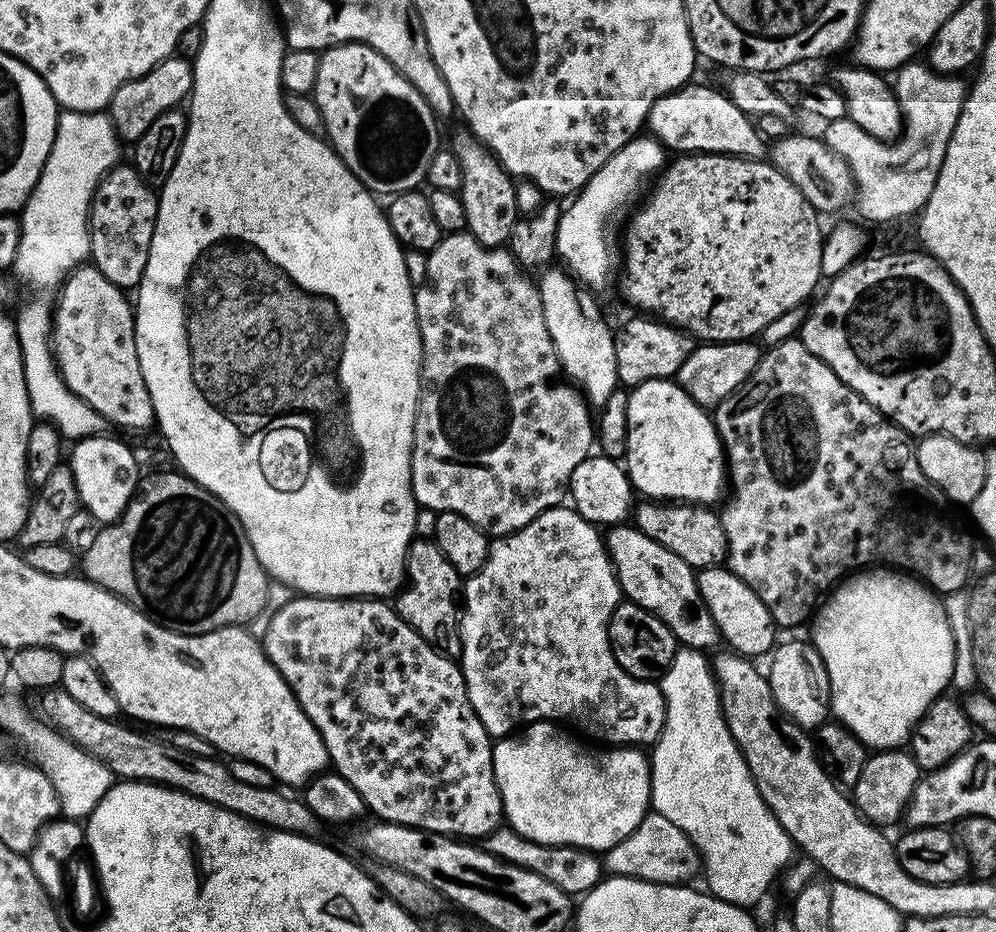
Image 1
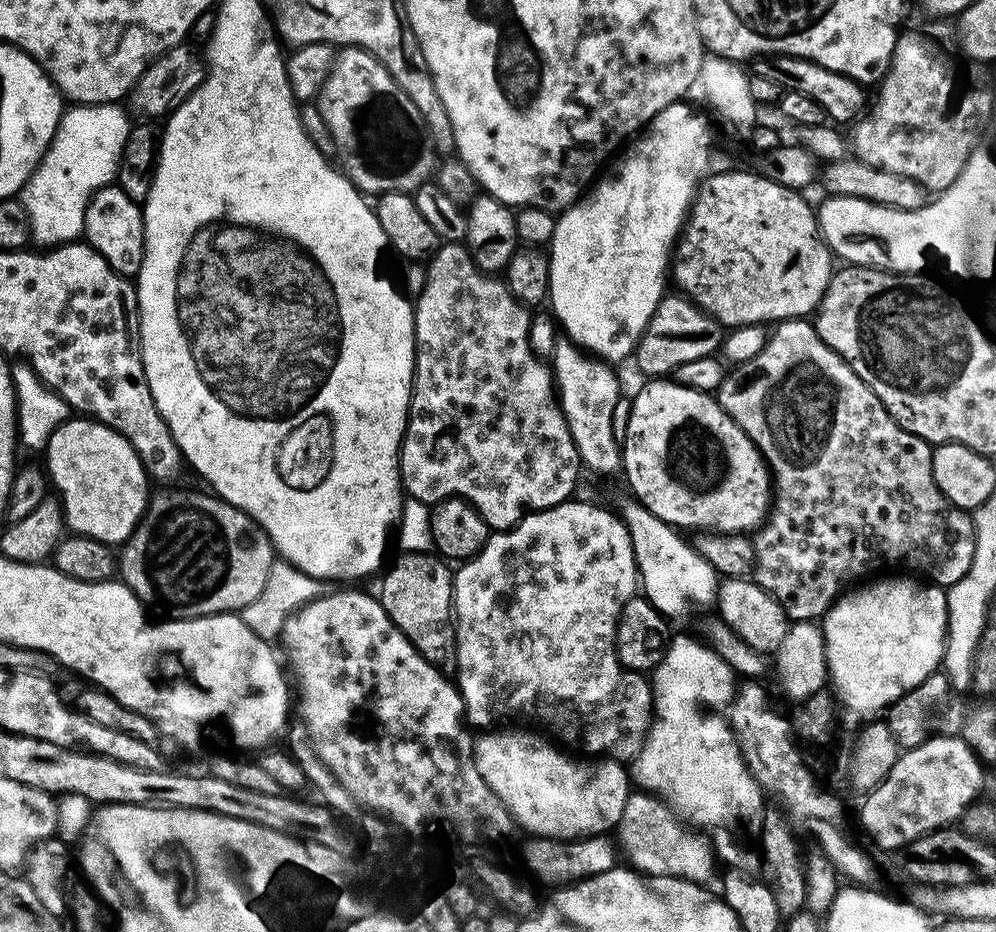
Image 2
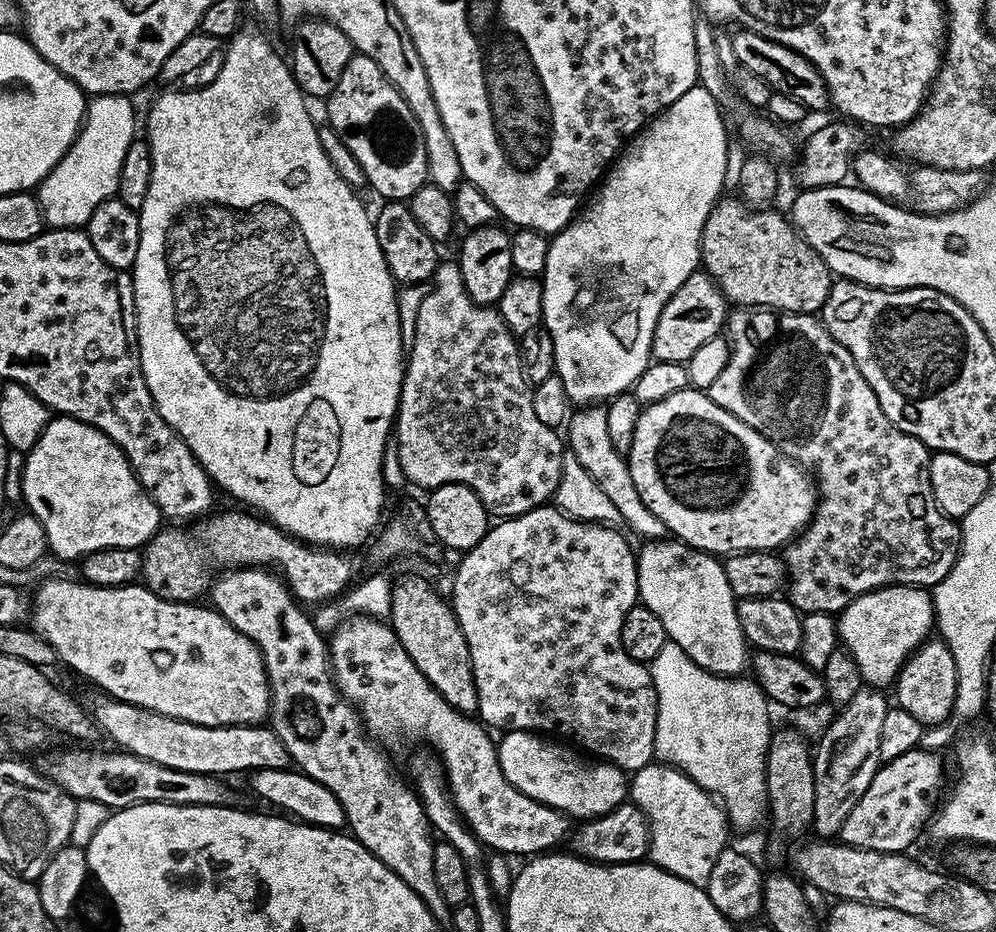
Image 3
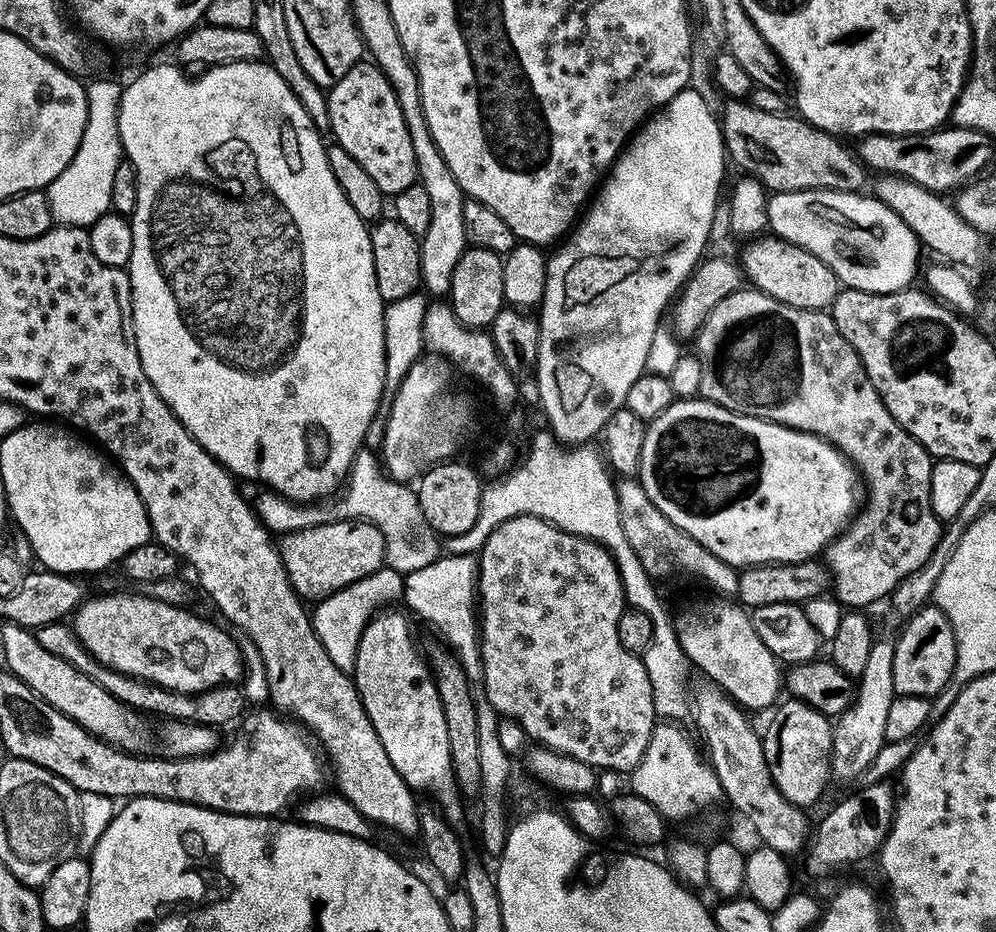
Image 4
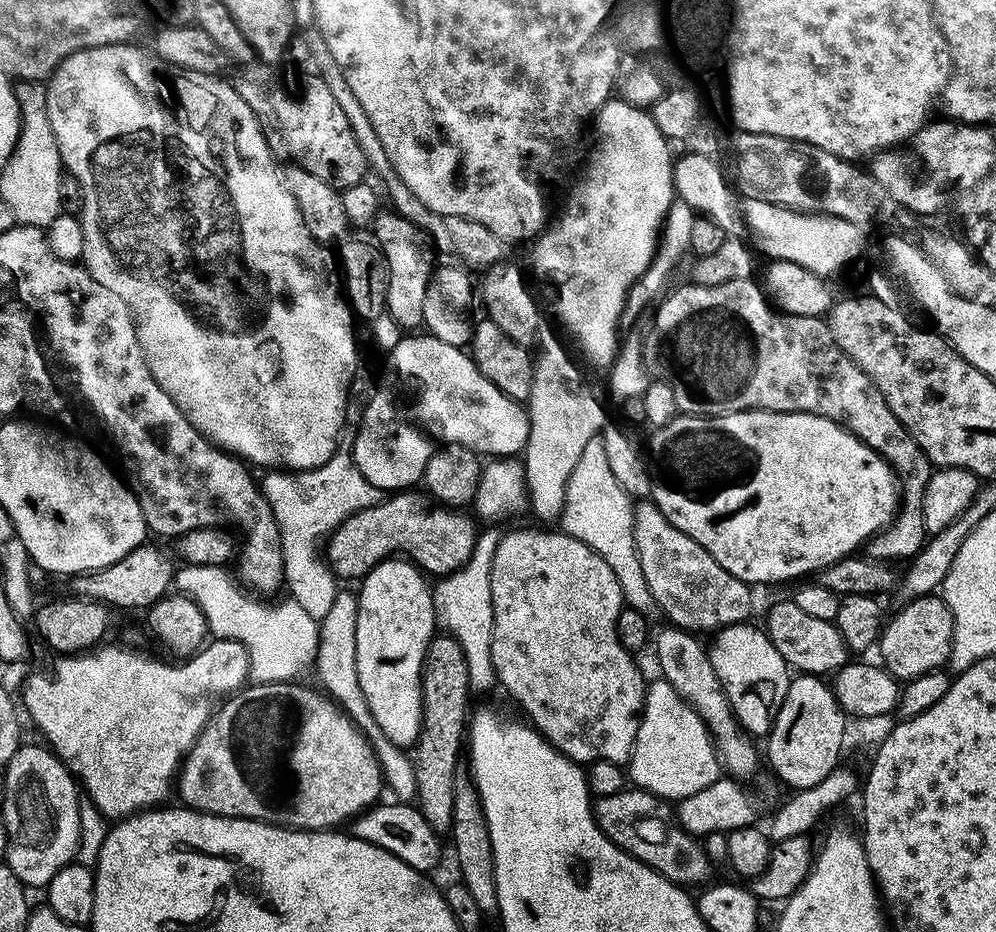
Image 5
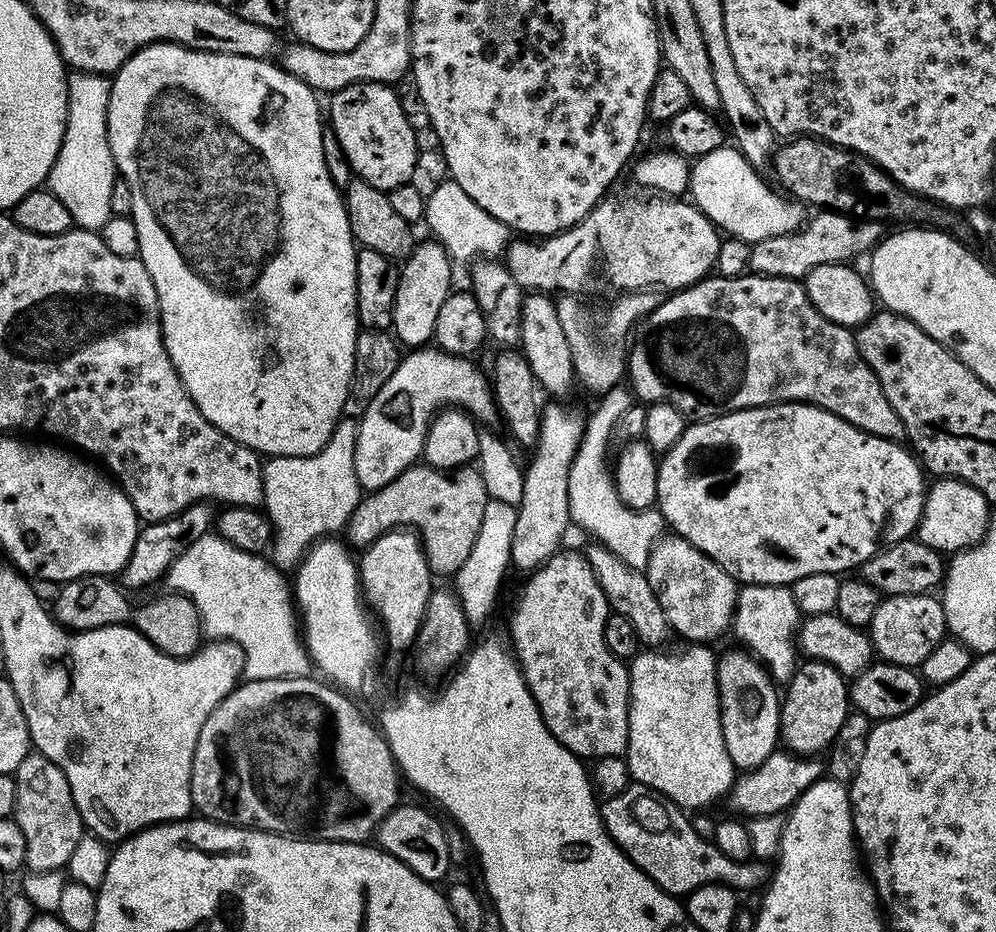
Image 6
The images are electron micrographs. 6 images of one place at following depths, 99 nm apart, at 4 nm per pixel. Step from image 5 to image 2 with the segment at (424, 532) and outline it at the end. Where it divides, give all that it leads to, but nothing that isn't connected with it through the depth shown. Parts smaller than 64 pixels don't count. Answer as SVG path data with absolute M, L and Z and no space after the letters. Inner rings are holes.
M175 488L160 490L164 492L157 496L155 493L149 499L144 516L119 549L119 579L140 599L145 609L152 611L153 608L169 620L193 620L223 612L243 613L244 608L262 594L262 586L266 586L266 574L274 559L268 535L242 509L226 503L219 496L207 491L183 492Z

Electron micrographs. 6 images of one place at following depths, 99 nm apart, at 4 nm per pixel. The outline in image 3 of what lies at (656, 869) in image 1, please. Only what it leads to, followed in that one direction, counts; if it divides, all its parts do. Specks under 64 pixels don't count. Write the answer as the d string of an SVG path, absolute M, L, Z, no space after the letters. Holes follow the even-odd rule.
M653 762L630 776L630 800L642 810L648 823L647 855L656 867L705 889L714 862L729 847L728 814L698 782L694 782L679 768L671 764Z

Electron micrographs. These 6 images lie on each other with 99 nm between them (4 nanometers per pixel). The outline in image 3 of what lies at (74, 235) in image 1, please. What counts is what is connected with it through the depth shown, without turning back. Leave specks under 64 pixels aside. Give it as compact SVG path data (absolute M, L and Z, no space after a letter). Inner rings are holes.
M124 94L102 95L87 103L76 140L34 192L49 229L83 229L101 202L116 196L122 158L126 158L126 150L130 150L137 135L136 112L129 100Z

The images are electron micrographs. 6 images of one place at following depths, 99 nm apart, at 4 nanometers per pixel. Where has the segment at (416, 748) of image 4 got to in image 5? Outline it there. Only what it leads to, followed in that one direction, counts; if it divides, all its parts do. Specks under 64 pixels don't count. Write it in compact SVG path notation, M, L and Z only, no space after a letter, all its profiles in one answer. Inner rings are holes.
M389 558L371 568L358 584L354 637L358 683L382 732L399 746L415 745L424 723L420 681L428 658L428 644L438 632L432 588L427 582L425 573L411 560Z

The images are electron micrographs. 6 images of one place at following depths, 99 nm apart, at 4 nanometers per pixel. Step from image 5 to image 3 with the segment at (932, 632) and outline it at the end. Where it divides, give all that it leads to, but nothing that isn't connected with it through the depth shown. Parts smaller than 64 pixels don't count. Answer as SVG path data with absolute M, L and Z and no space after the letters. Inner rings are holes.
M929 638L915 648L900 668L900 674L894 681L895 688L901 713L918 718L918 722L925 726L943 725L952 715L958 690L958 670L954 654L950 654L946 641L943 638Z

